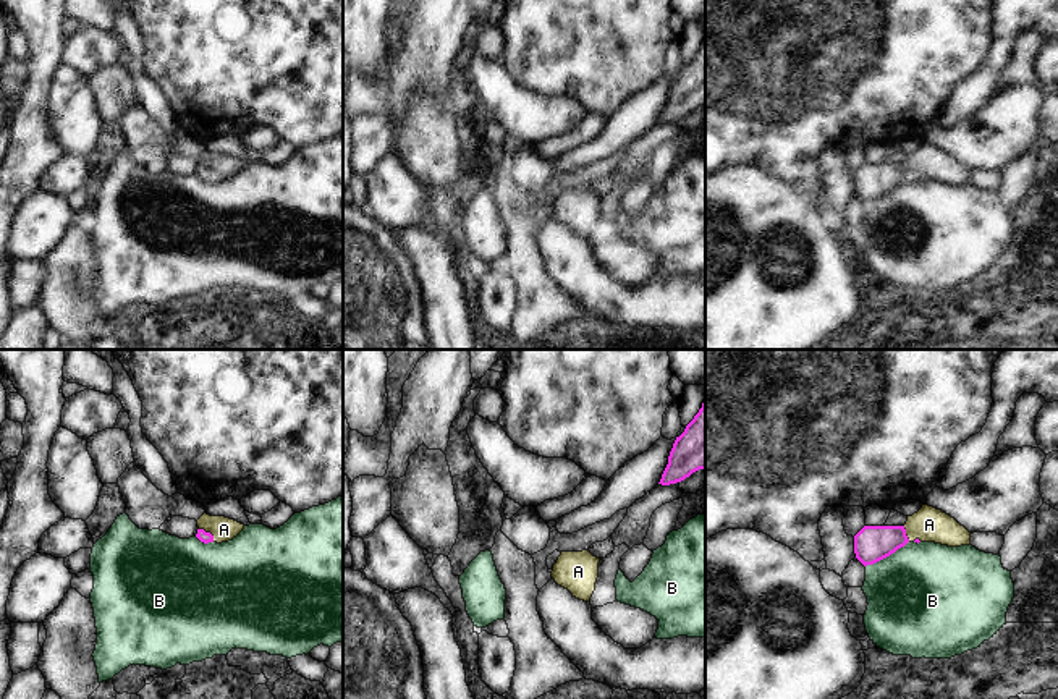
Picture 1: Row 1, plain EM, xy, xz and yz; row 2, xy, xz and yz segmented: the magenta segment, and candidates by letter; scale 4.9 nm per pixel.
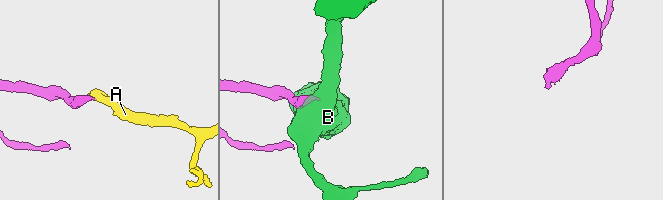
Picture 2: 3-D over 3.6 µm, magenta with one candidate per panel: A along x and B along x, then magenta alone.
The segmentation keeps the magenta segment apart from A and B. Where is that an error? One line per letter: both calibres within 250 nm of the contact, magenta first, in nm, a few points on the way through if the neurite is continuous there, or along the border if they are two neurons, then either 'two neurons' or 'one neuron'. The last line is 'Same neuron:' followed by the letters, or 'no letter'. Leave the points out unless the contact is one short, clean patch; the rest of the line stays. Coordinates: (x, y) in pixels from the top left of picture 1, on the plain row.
A: calibres 60 and 120 nm; way xy (203, 173), (209, 170), (224, 167); one neuron
B: calibres 180 and 480 nm; border yz (908, 178), (866, 204); two neurons
Same neuron: A

